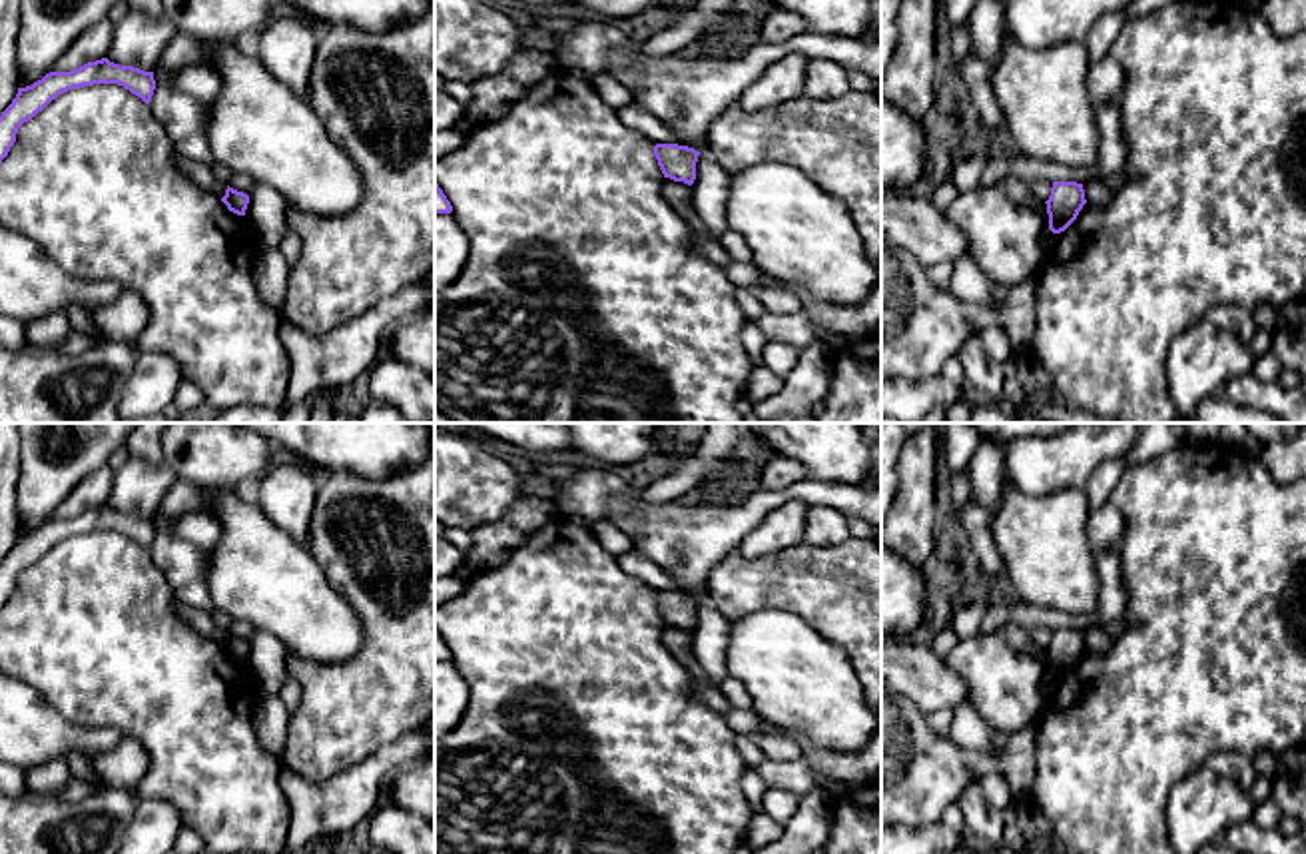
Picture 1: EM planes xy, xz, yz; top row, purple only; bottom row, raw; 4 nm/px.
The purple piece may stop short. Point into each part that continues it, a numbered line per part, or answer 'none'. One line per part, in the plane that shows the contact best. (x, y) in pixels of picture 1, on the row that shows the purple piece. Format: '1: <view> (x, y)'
none

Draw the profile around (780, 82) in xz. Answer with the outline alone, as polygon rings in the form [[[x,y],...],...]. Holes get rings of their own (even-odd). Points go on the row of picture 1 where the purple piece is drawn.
[[[802,54],[780,58],[748,84],[738,104],[756,112],[804,96],[808,62]]]

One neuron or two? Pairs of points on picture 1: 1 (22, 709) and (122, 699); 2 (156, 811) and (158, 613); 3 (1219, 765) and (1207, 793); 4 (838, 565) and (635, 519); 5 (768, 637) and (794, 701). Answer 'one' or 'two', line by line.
1: two
2: two
3: two
4: two
5: one

